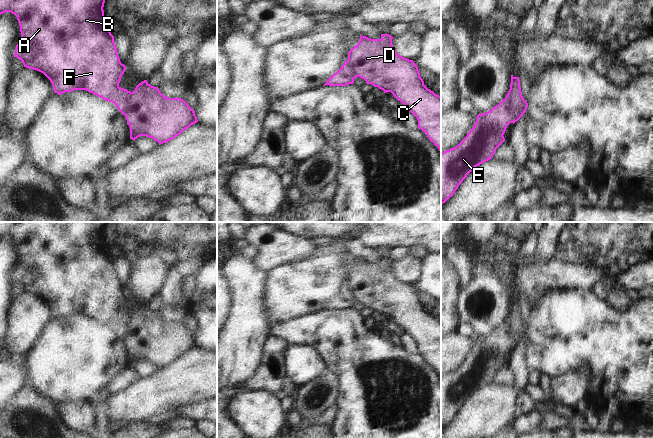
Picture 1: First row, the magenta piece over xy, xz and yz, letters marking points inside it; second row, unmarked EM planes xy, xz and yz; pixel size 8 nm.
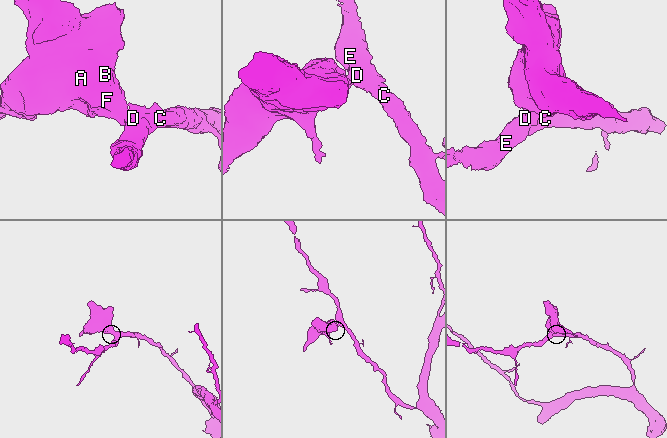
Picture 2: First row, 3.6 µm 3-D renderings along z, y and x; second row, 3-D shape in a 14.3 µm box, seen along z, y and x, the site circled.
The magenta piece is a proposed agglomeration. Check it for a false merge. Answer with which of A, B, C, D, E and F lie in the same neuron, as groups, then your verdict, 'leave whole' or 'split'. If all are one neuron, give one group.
A B F / C D E | split

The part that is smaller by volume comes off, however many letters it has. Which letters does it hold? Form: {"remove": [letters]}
{"remove": ["A", "B", "F"]}

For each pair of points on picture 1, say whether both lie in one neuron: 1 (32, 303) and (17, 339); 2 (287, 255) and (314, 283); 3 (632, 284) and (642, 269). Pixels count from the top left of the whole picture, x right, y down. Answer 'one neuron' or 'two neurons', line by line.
1: one neuron
2: two neurons
3: one neuron

